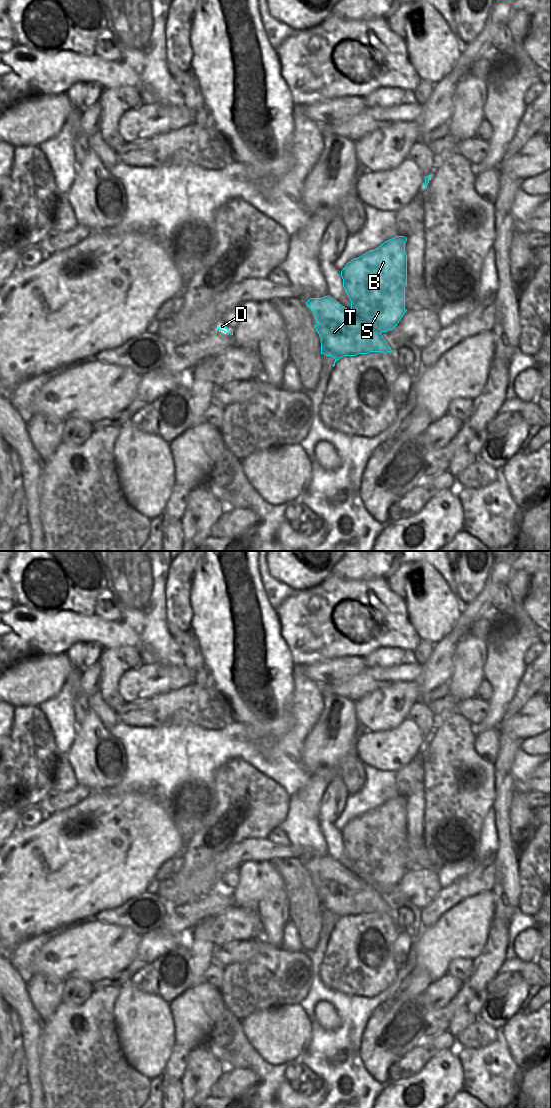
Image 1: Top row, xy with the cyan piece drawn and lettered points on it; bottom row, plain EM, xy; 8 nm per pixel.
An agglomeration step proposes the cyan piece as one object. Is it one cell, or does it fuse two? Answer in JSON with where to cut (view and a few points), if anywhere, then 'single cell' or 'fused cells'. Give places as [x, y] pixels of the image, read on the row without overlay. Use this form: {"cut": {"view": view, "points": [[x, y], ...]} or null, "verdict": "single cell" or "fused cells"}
{"cut": {"view": "xy", "points": [[317, 883], [342, 883], [344, 895], [360, 899], [361, 913]]}, "verdict": "fused cells"}

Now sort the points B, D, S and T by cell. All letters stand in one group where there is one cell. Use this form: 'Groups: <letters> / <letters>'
Groups: B S T / D.

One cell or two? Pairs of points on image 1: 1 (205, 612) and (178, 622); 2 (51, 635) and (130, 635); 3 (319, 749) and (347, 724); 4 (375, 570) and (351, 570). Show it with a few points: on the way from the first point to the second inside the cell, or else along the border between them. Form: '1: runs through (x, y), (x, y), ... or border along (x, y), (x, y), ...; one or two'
1: border along (190, 594), (189, 601), (192, 616), (188, 631); two
2: runs through (71, 633), (110, 634); one
3: runs through (327, 743), (330, 740), (335, 740), (339, 732); one
4: runs through (369, 570), (357, 570); one

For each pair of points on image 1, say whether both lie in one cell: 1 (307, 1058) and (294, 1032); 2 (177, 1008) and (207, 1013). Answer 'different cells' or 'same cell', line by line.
1: different cells
2: same cell

